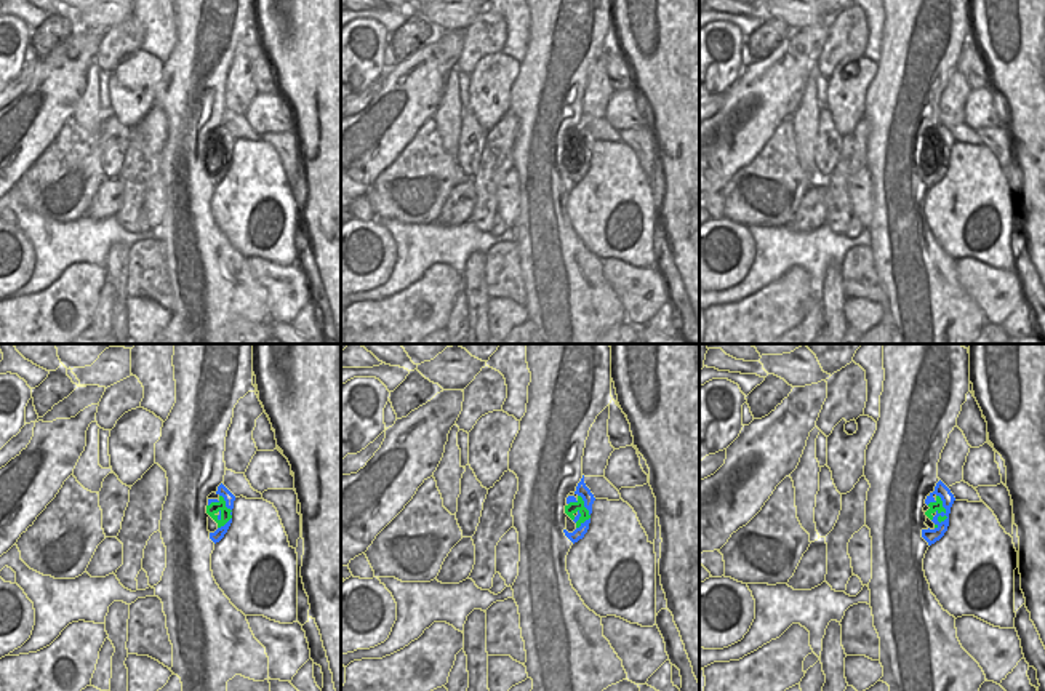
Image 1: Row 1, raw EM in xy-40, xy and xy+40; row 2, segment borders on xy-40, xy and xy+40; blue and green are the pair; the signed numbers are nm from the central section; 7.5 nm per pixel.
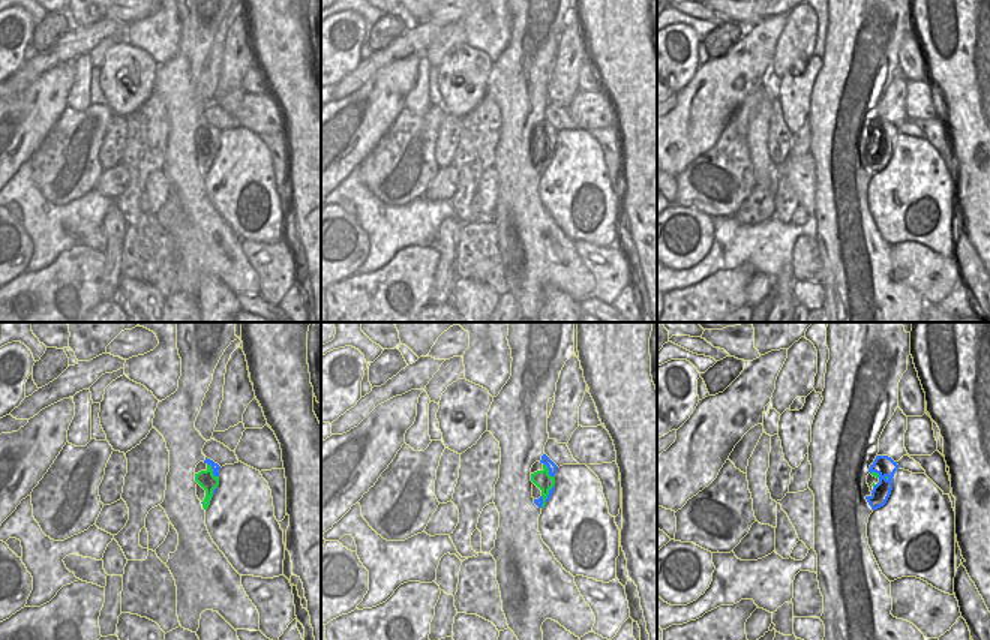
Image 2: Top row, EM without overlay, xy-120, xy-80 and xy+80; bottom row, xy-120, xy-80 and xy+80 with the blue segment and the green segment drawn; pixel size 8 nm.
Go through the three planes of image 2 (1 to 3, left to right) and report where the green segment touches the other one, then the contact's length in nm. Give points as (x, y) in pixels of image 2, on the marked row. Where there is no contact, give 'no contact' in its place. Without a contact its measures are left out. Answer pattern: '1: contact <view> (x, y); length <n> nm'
1: contact xy-120 (213, 471); length 150 nm
2: contact xy-80 (549, 471); length 150 nm
3: contact xy+80 (875, 471); length 90 nm

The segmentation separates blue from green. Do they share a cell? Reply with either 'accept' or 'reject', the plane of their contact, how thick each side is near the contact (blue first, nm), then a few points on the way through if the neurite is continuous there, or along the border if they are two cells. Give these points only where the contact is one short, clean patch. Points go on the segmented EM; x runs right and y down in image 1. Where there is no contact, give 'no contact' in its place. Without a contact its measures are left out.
accept; meets blue in xy+40; 100 nm thick on the blue side, 70 nm on the other; runs through xy+40 (941, 490), (941, 512), (933, 506)

